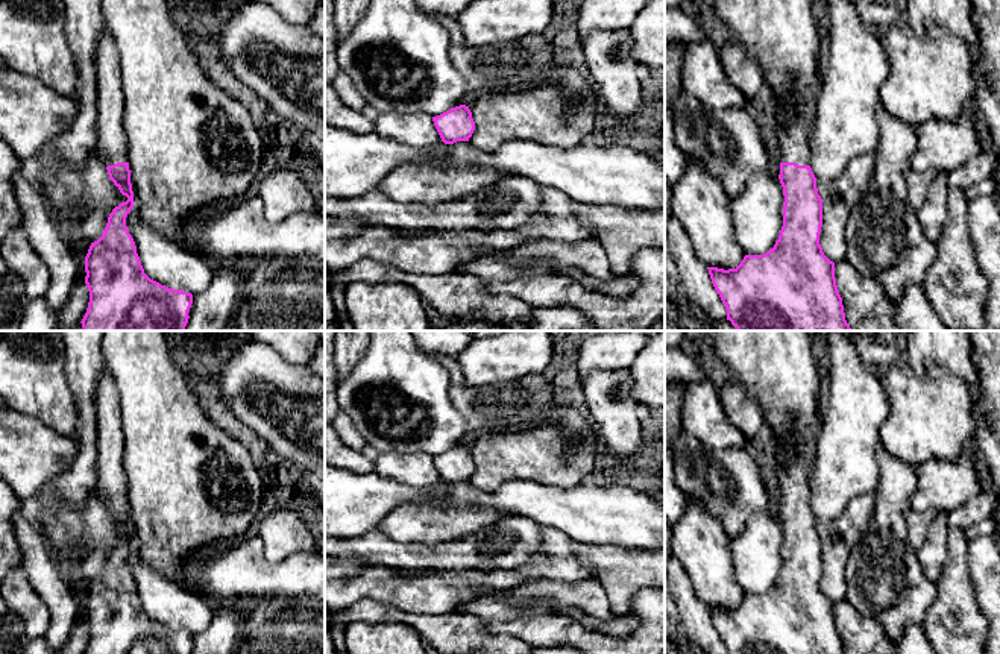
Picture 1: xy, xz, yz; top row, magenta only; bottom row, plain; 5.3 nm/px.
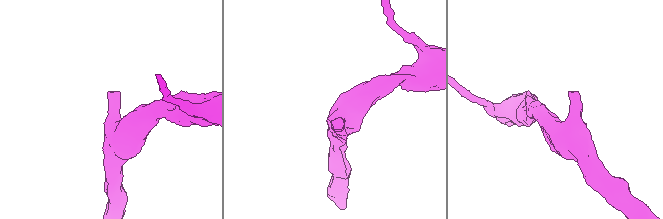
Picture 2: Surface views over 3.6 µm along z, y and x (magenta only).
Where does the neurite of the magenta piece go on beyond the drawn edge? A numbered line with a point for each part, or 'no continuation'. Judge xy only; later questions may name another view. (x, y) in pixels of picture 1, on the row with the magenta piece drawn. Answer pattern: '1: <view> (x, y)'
1: xy (113, 144)

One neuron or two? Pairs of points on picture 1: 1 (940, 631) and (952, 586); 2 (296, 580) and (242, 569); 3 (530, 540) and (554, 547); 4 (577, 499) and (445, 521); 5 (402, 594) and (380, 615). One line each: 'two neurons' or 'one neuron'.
1: one neuron
2: one neuron
3: two neurons
4: two neurons
5: two neurons

